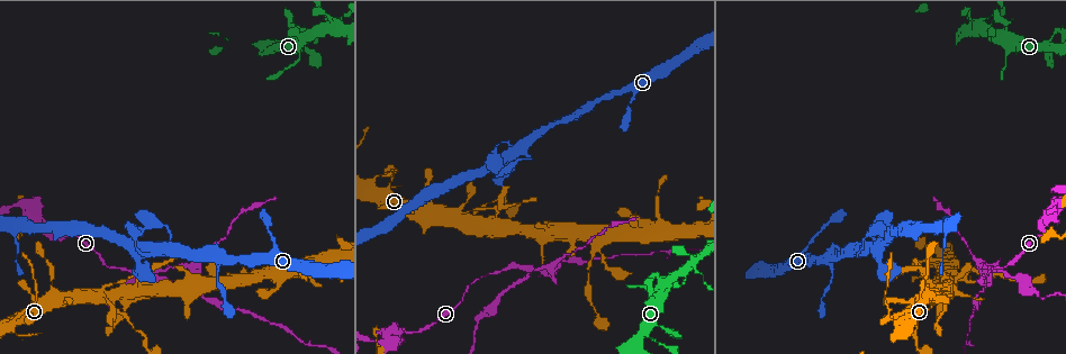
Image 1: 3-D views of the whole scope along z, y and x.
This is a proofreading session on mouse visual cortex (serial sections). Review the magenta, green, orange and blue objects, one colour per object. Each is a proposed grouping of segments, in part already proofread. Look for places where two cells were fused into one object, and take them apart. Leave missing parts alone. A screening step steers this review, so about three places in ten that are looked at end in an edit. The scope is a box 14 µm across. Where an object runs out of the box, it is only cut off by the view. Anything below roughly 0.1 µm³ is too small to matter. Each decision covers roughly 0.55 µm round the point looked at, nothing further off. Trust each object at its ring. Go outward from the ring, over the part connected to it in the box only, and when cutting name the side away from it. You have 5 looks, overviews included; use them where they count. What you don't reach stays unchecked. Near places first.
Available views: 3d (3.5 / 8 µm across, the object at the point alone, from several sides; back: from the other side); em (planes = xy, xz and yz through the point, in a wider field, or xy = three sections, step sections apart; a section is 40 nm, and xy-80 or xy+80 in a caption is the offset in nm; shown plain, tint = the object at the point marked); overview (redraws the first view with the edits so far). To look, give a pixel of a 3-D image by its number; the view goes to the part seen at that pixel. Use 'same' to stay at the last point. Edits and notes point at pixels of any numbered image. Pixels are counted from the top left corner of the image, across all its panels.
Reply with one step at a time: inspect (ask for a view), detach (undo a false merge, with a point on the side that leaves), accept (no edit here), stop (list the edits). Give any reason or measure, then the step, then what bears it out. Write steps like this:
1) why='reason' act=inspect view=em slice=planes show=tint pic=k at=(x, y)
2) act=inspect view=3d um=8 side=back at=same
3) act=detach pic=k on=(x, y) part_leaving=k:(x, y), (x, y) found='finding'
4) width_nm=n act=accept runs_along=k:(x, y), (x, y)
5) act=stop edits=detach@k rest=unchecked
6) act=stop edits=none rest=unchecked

why='narrows sharply' act=inspect view=3d um=3.5 pic=1 at=(887, 223)

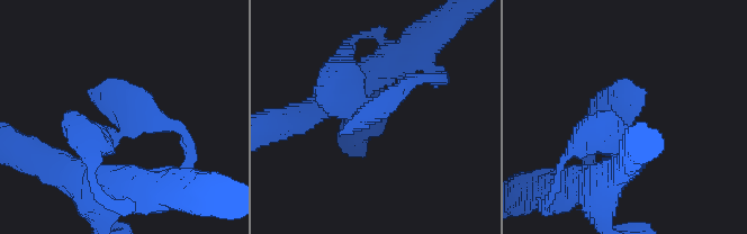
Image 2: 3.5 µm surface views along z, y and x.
why='need the tissue' act=inspect view=em slice=xy step=5 show=tint pic=2 at=(122, 127)

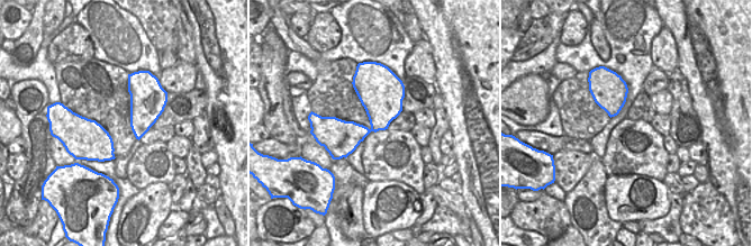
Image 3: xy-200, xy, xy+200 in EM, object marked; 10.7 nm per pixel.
width_nm=400 act=accept runs_along=2:(603, 177), (620, 108), (646, 91) found='all the same cell'

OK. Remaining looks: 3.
why='thin neck' act=inspect view=3d um=8 pic=1 at=(545, 272)

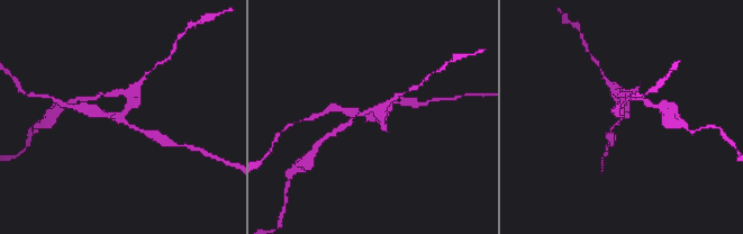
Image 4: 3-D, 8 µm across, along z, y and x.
act=inspect view=em slice=xy step=2 show=tint pic=4 at=(370, 116)

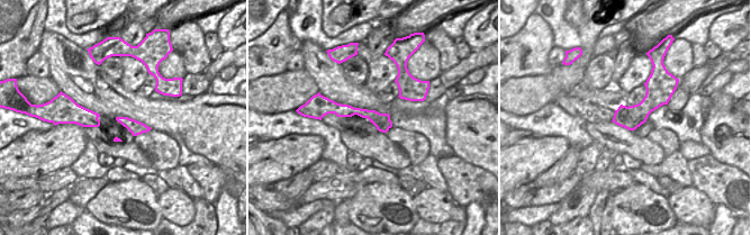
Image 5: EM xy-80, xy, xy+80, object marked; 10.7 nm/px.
act=detach pic=4 on=(616, 96) found='two cells meet here'

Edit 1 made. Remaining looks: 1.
act=stop edits=detach@4 rest=unchecked

